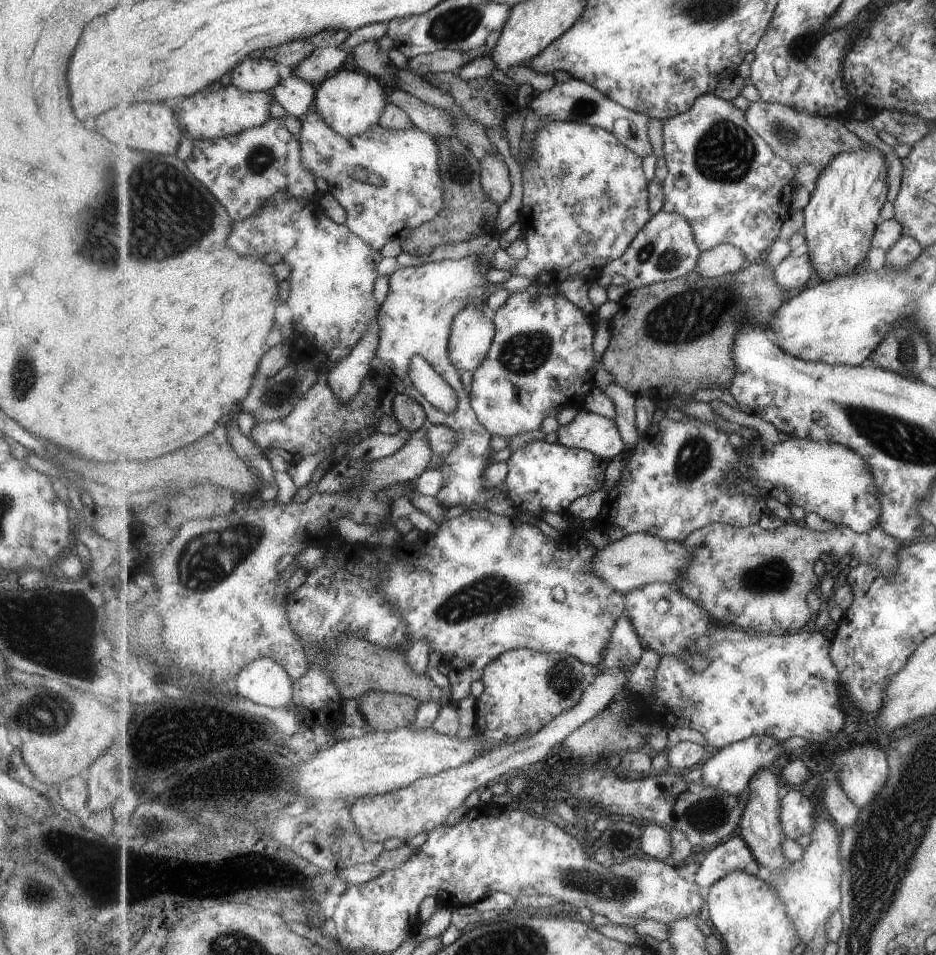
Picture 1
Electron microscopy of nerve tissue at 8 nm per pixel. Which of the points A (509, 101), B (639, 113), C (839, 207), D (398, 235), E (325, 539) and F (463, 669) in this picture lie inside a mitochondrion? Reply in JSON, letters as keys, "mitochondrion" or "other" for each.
{"A":"other","B":"other","C":"other","D":"other","E":"other","F":"other"}

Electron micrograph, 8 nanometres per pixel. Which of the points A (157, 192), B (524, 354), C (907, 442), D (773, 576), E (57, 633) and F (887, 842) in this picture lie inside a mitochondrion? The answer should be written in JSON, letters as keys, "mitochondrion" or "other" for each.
{"A":"mitochondrion","B":"mitochondrion","C":"mitochondrion","D":"mitochondrion","E":"mitochondrion","F":"mitochondrion"}

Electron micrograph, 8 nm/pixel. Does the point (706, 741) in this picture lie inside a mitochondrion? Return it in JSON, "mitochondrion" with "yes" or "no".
{"mitochondrion":"no"}

